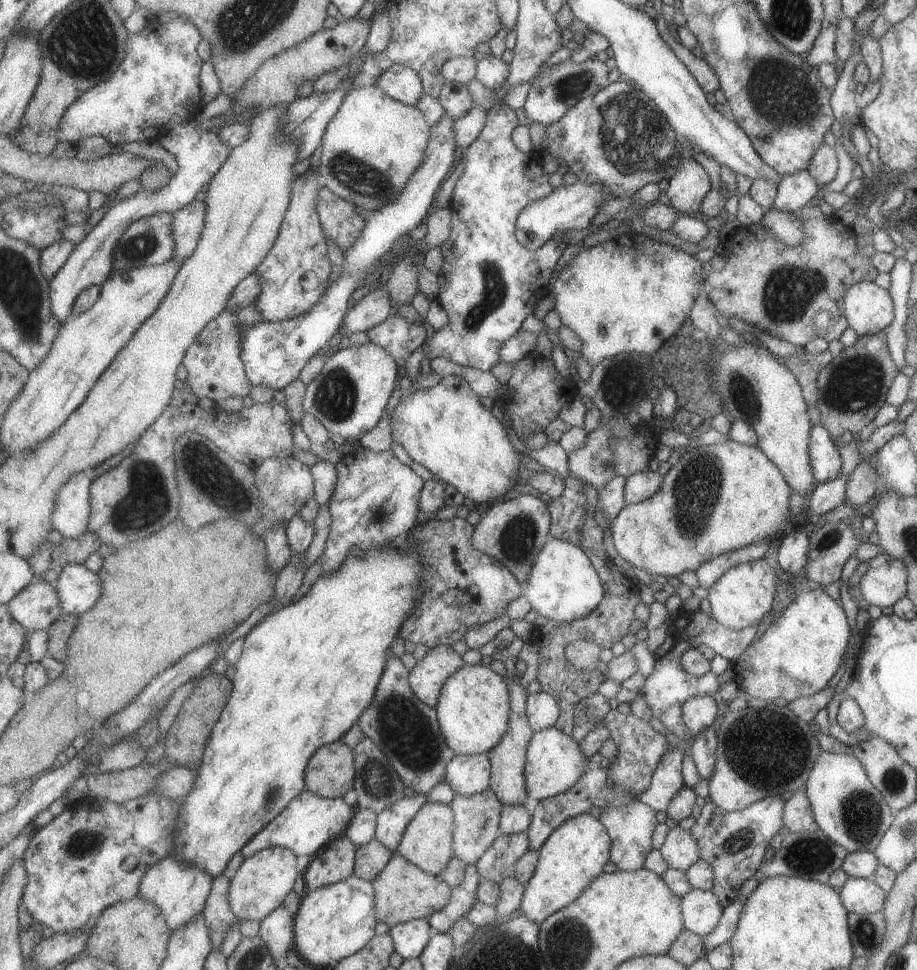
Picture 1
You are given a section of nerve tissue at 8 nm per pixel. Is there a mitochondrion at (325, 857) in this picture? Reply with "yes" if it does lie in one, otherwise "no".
no

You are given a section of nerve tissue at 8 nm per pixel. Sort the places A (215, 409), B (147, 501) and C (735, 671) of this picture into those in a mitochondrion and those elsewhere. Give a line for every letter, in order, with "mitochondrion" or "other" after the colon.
A: other
B: mitochondrion
C: other

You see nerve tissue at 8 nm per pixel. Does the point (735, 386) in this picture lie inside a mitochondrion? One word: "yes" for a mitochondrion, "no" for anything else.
yes

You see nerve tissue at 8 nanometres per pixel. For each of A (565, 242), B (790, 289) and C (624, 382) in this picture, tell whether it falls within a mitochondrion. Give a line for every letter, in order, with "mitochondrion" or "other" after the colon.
A: other
B: mitochondrion
C: mitochondrion

